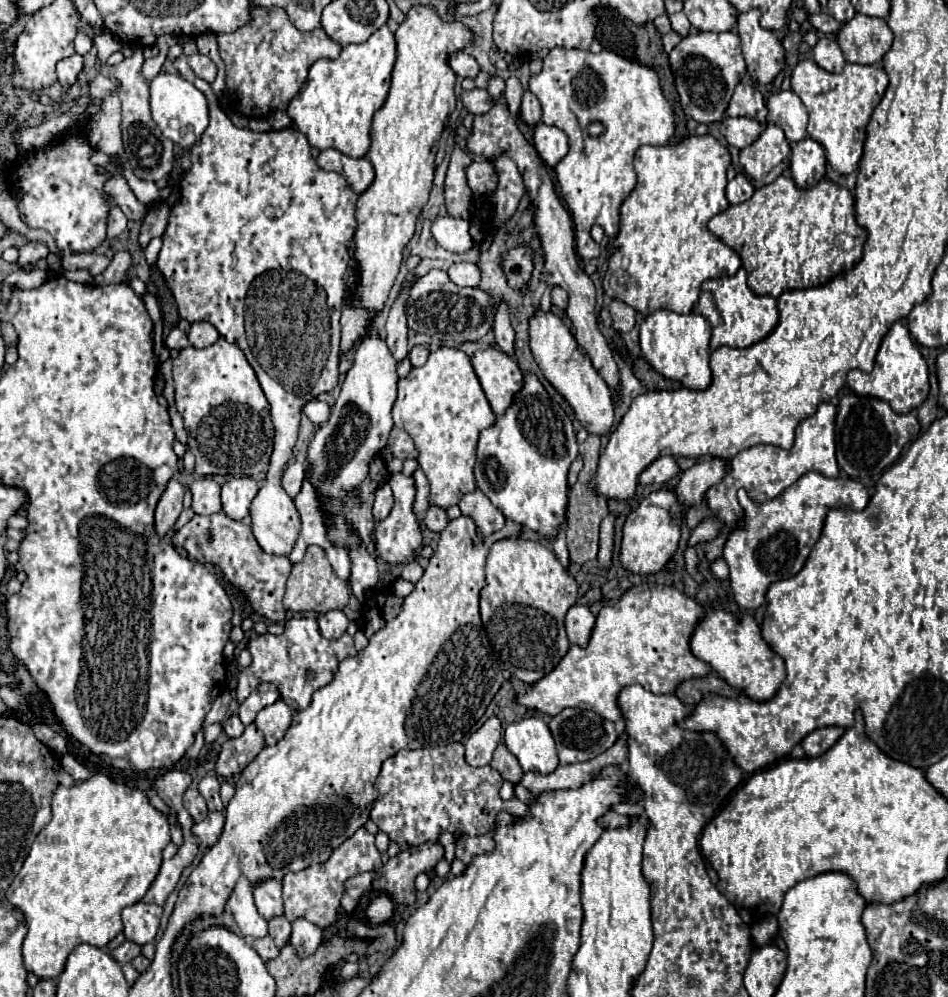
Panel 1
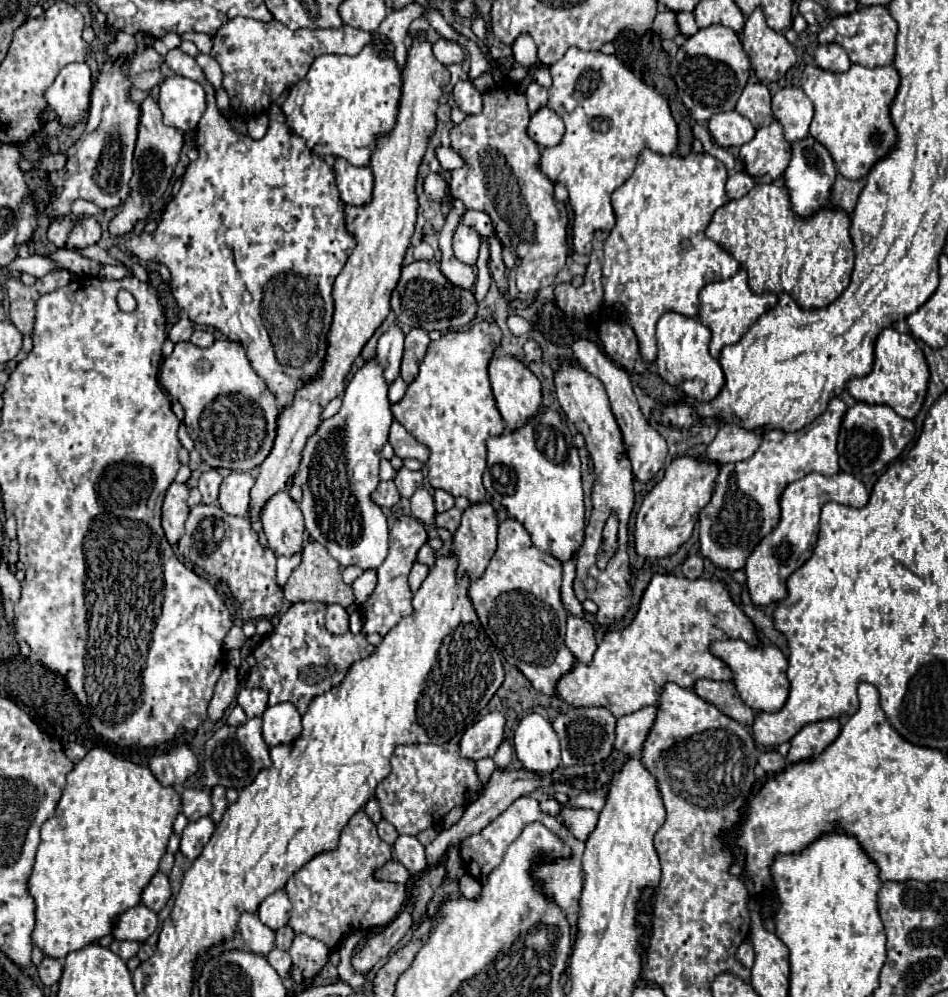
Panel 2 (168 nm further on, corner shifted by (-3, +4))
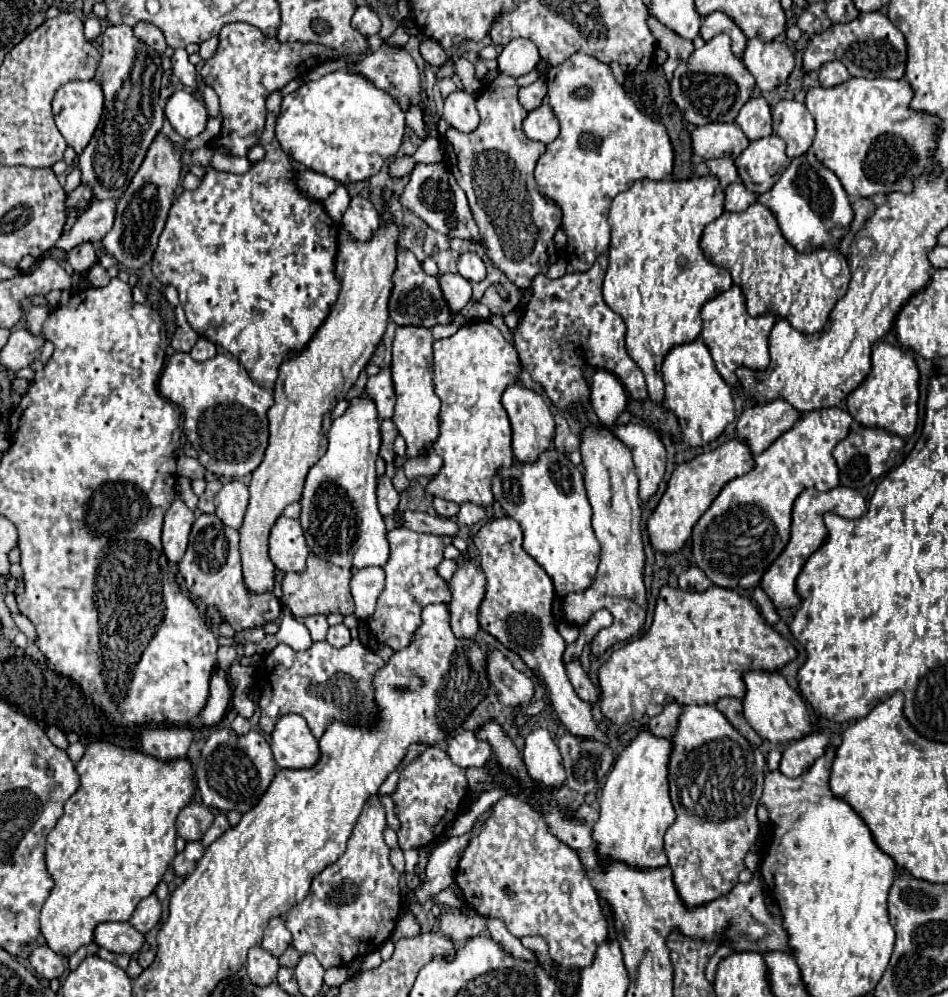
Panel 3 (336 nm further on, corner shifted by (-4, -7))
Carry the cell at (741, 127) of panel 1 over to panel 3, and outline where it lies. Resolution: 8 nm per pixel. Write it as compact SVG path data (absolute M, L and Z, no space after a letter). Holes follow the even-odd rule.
M712 122L706 126L698 126L692 132L692 148L704 160L724 156L736 158L742 150L748 148L748 144L750 144L748 138L744 136L736 122L728 124Z

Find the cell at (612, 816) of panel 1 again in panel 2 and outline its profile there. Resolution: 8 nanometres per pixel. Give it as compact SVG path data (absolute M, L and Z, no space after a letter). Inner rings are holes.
M561 807L559 819L581 841L587 841L589 833L597 825L597 811L585 807Z

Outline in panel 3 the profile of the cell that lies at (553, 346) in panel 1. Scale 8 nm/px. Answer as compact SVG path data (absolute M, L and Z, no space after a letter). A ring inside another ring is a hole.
M588 424L582 428L580 452L582 452L582 464L584 464L586 494L594 512L592 528L600 542L600 564L598 564L594 584L590 588L586 588L584 592L568 594L564 598L564 614L570 624L584 626L596 610L608 608L614 622L612 626L602 628L592 640L592 654L602 656L610 646L634 636L644 626L644 620L646 620L646 612L644 612L646 588L642 582L644 544L642 544L642 532L640 532L638 478L634 472L630 448L626 448L626 444L622 444L604 426Z

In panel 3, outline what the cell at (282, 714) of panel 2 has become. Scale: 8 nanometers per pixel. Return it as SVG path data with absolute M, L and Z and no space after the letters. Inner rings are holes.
M286 714L278 720L270 734L270 748L280 768L310 768L320 756L318 740L298 714Z

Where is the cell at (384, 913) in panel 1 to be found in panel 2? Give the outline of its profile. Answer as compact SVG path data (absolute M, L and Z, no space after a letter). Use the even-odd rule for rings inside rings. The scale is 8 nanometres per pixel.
M365 809L357 811L341 833L339 847L313 857L285 885L285 893L293 905L289 927L295 933L323 941L329 949L337 947L345 935L357 929L385 927L401 913L407 891L401 883L385 883L375 879L375 871L391 859L391 845L377 835L377 825L367 817Z

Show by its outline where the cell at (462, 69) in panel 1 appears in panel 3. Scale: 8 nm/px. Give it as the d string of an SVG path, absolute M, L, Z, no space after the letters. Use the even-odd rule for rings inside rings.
M424 40L424 42L420 44L420 54L422 54L422 58L424 58L428 64L432 64L434 68L440 68L440 66L444 66L444 64L448 62L448 56L446 56L444 48L442 48L436 40Z

